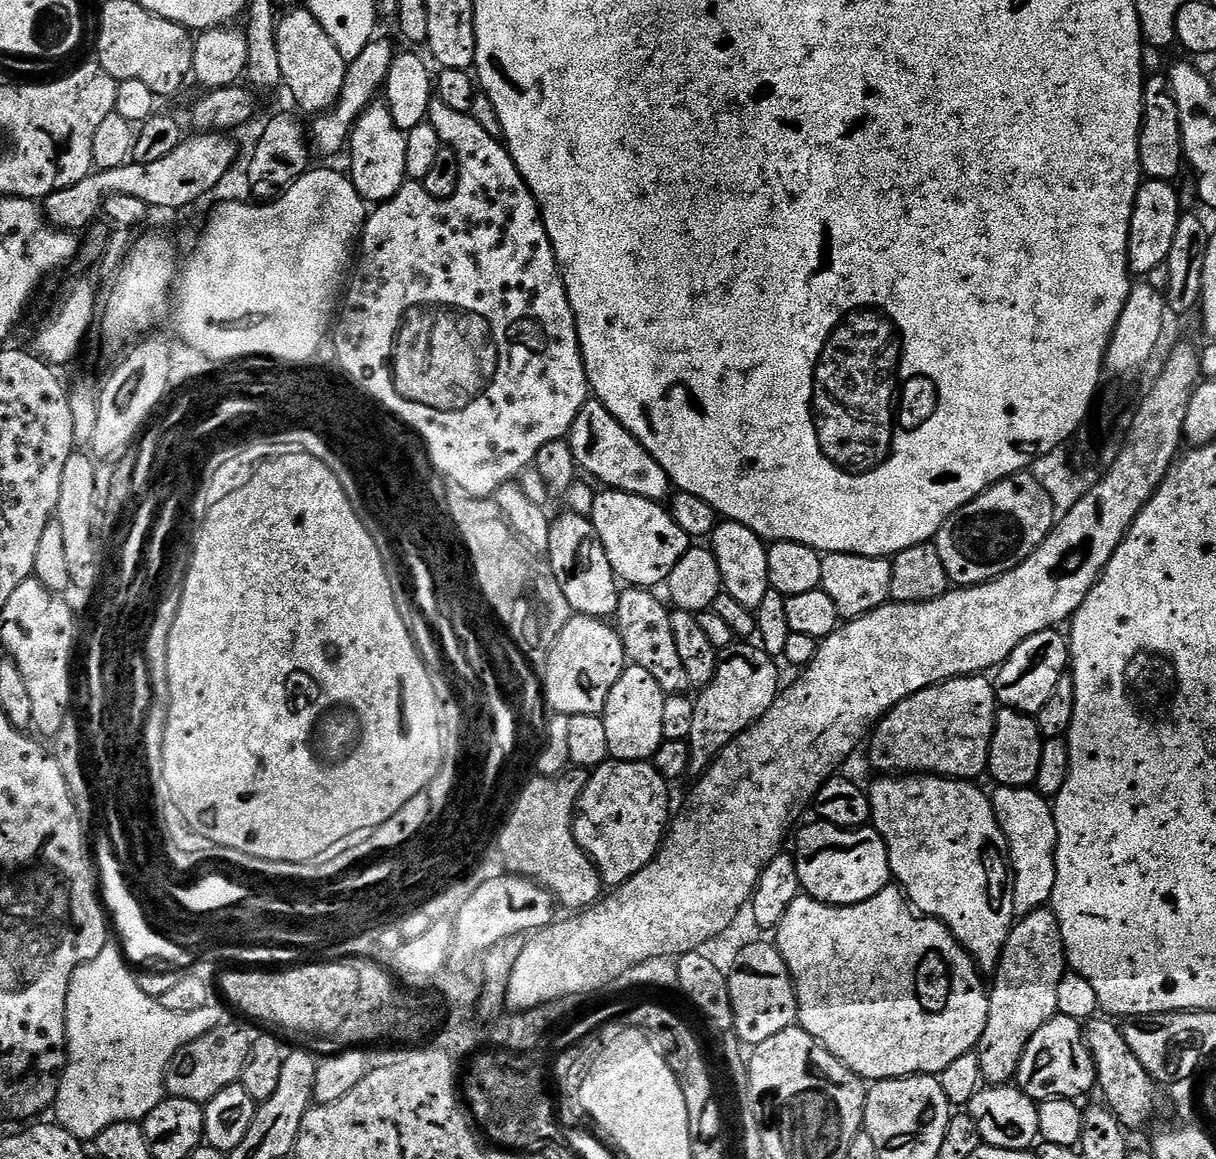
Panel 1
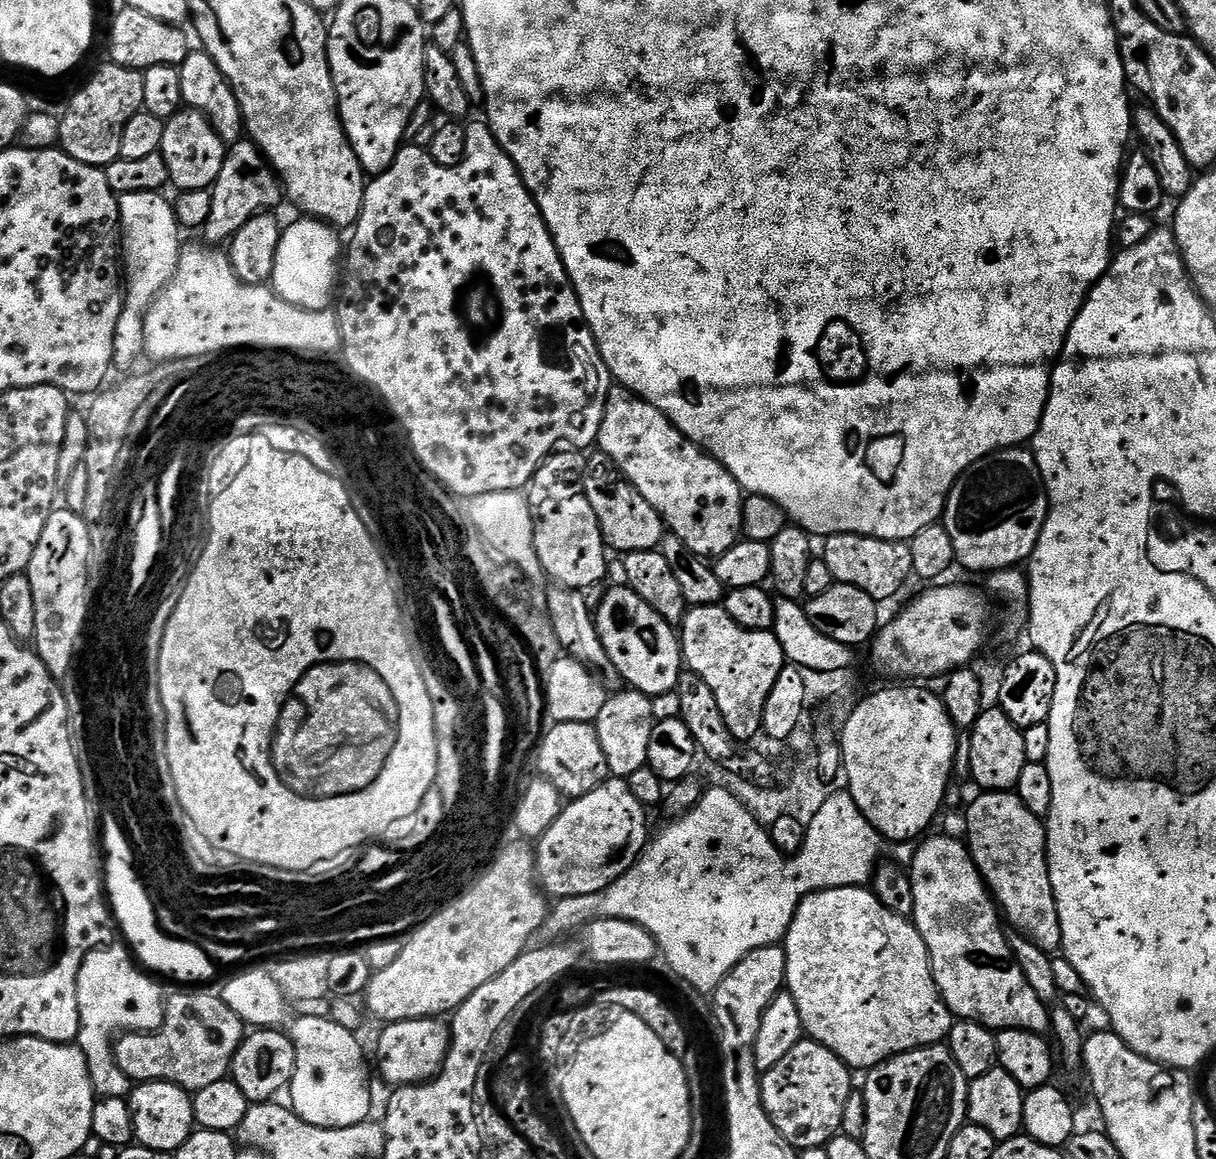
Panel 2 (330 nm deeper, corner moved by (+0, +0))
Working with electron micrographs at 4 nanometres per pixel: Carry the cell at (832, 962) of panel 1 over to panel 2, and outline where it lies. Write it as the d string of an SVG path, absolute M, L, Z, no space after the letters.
M867 887L831 888L807 896L790 922L782 947L786 954L786 990L798 1006L798 1014L802 1014L805 1033L829 1048L849 1069L876 1068L891 1056L947 1041L954 1017L934 982L922 934L911 919L886 910Z

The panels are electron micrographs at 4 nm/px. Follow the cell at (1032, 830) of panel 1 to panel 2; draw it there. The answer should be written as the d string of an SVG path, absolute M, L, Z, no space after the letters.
M985 791L968 808L966 843L1007 923L1038 950L1059 953L1062 930L1050 886L1046 828L1041 817L1030 814L1015 791Z

